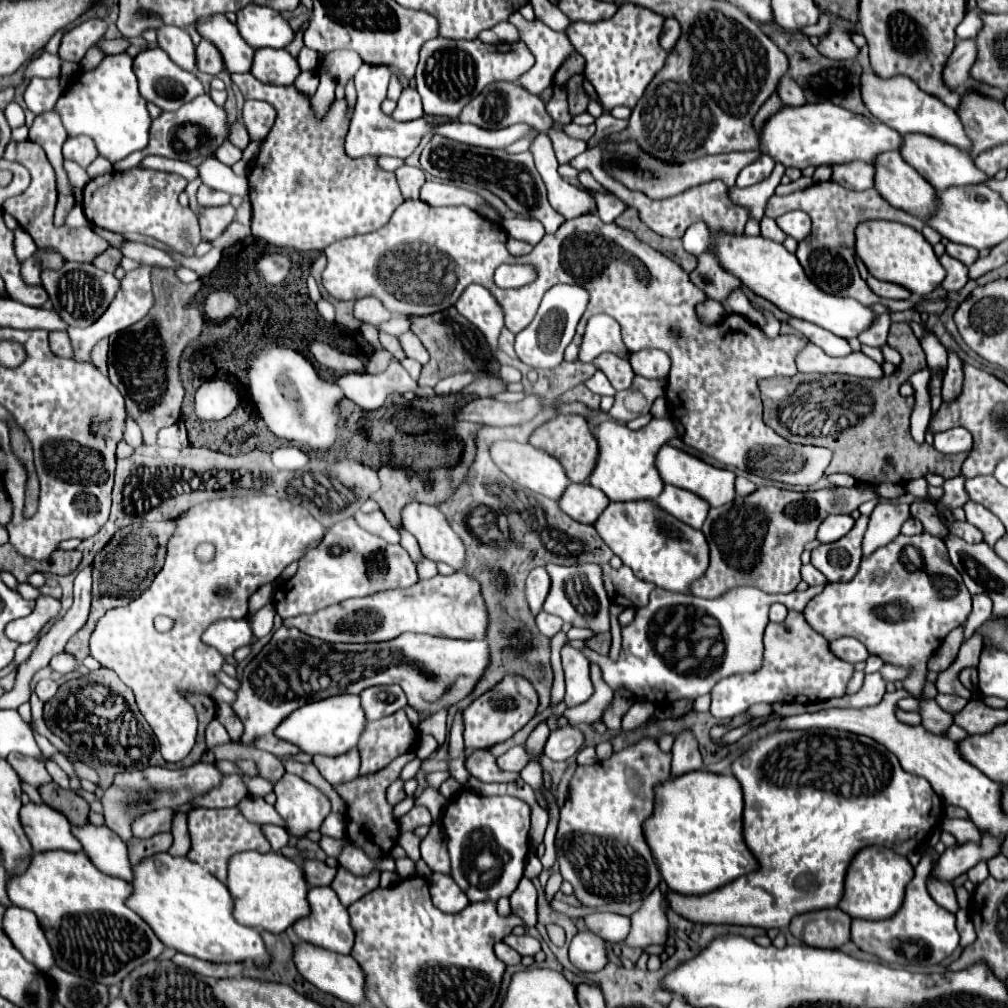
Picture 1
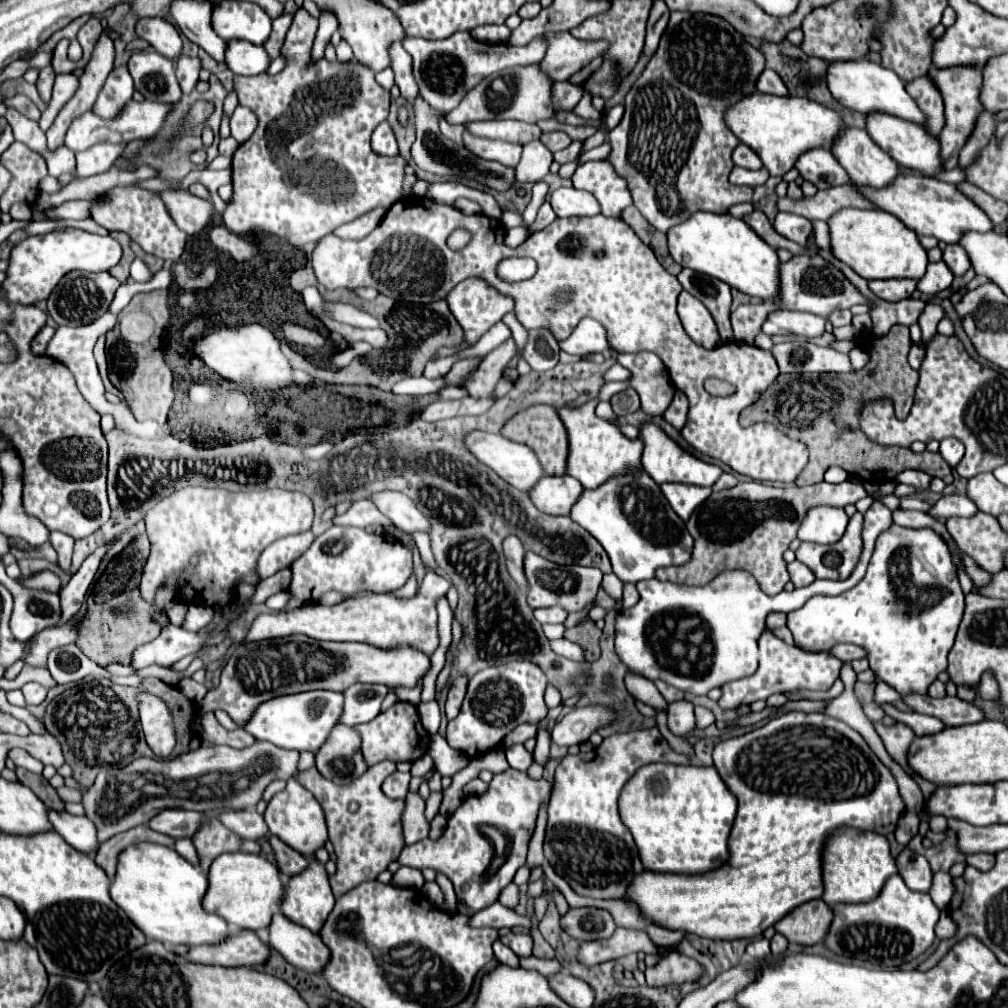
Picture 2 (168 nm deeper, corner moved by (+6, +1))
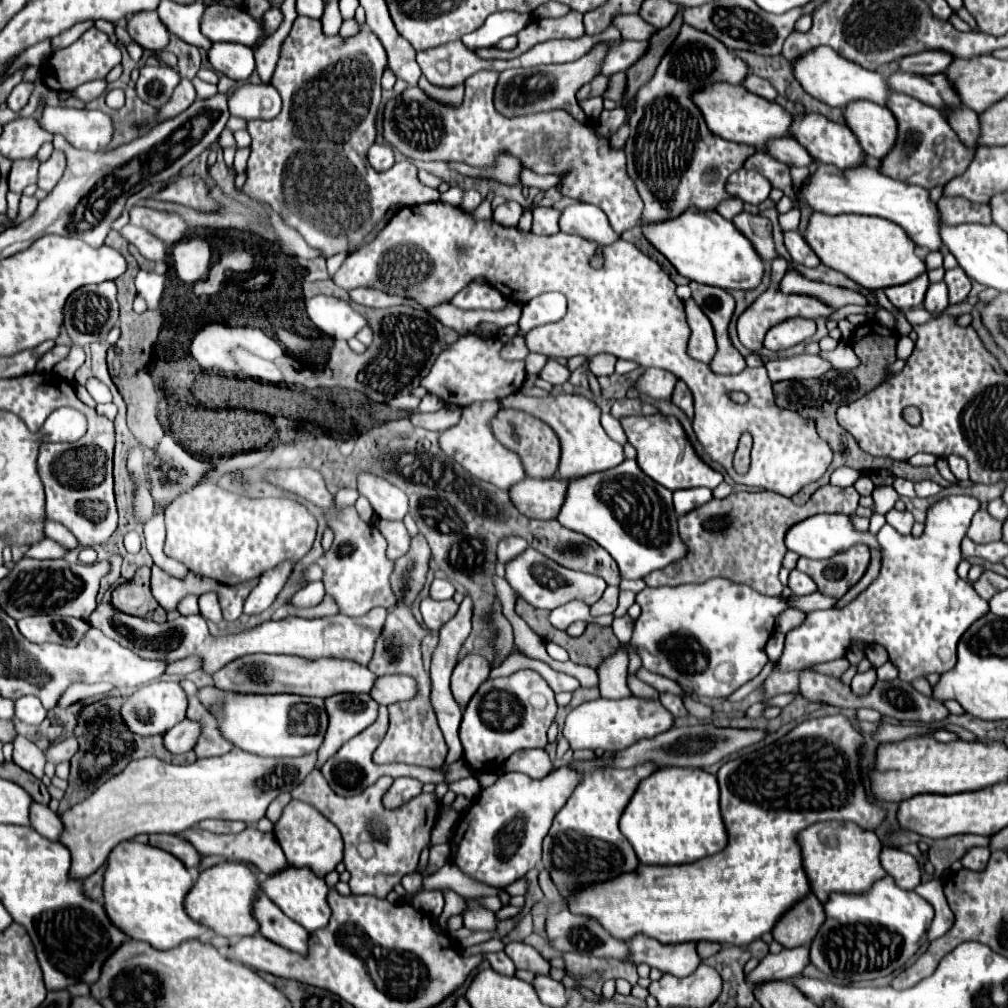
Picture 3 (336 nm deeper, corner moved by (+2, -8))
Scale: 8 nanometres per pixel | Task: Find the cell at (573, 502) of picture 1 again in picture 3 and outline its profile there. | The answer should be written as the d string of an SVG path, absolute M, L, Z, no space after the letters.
M525 477L509 489L509 497L529 519L555 519L565 501L565 481Z

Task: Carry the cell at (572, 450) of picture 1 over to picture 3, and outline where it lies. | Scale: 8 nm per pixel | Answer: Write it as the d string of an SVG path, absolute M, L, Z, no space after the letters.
M499 409L495 413L495 417L491 419L491 429L493 429L493 435L497 437L497 441L501 441L501 445L505 445L507 449L515 451L521 457L527 477L539 477L539 479L543 477L545 479L545 477L553 477L557 473L561 449L559 449L559 439L549 425L545 425L537 417L527 415L523 411Z

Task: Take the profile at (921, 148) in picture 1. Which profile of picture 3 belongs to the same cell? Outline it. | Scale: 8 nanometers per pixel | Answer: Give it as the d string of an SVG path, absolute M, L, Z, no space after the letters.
M853 101L849 109L843 109L843 117L865 153L877 159L889 153L897 137L897 121L889 109L871 101Z

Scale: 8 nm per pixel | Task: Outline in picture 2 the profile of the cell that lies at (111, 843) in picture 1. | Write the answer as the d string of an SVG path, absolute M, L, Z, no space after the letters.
M49 810L49 820L57 834L61 834L75 850L95 856L99 852L99 840L97 840L97 828L95 824L85 816L73 816L69 812L57 812Z

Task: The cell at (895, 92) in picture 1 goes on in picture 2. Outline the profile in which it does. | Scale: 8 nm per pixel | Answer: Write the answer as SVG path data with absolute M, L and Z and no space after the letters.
M869 60L831 62L827 70L827 86L843 106L857 110L865 116L873 112L881 112L881 114L897 116L907 122L915 122L919 126L927 124L927 116L921 112L921 108L917 108L917 102L905 90L905 82L893 70L887 70L881 64Z

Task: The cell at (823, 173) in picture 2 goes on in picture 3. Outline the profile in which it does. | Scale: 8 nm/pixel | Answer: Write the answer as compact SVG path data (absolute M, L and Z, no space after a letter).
M785 137L781 141L773 141L773 145L769 145L769 155L775 157L777 161L785 163L785 165L797 165L797 167L809 167L811 163L811 155L807 153L807 149L803 145L799 145L795 139Z

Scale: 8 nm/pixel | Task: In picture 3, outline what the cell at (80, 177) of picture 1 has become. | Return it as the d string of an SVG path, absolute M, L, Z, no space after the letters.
M21 81L19 85L15 85L13 91L11 91L11 95L9 95L9 99L7 99L9 109L13 109L13 111L23 109L27 105L29 97L31 97L33 87L35 87L35 83L27 83L27 81Z

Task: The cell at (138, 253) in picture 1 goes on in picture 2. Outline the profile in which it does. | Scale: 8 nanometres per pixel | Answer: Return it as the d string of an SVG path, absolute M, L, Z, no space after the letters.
M69 228L65 232L29 236L11 250L7 280L3 282L5 296L11 302L35 304L37 300L45 300L49 292L57 286L57 280L61 280L67 272L71 270L101 272L113 268L119 260L121 260L121 244L109 234L99 236L99 234L89 234L83 230Z

